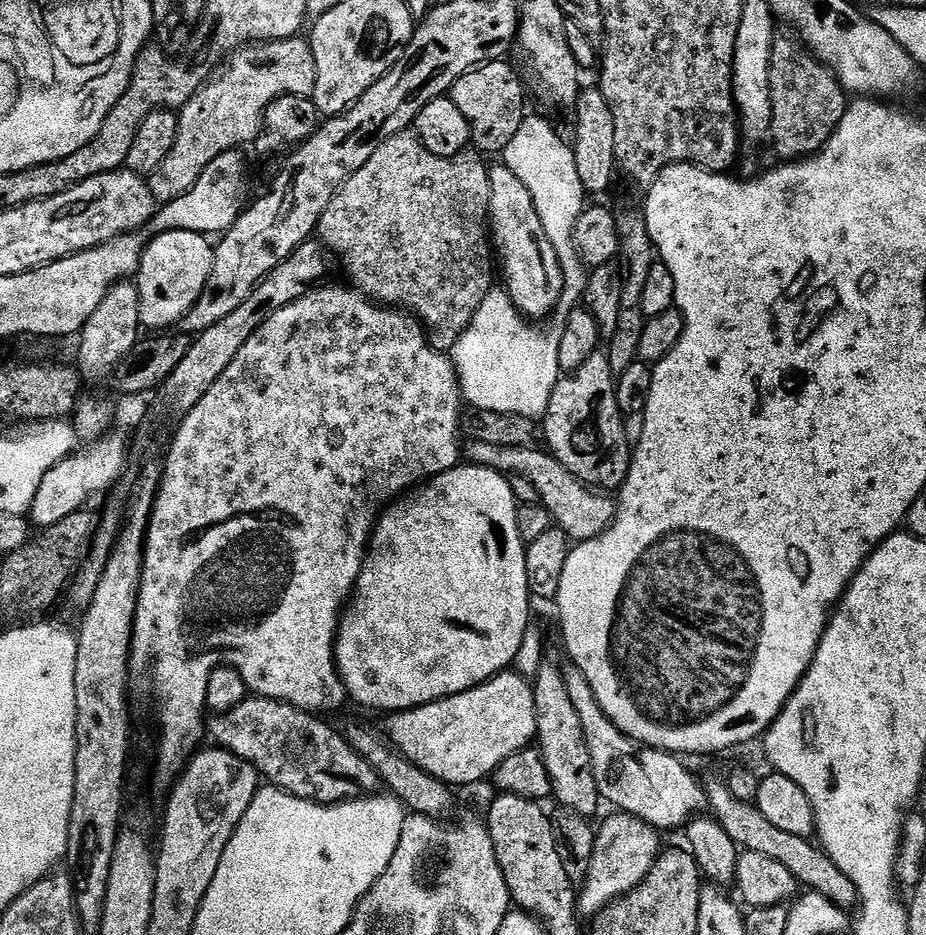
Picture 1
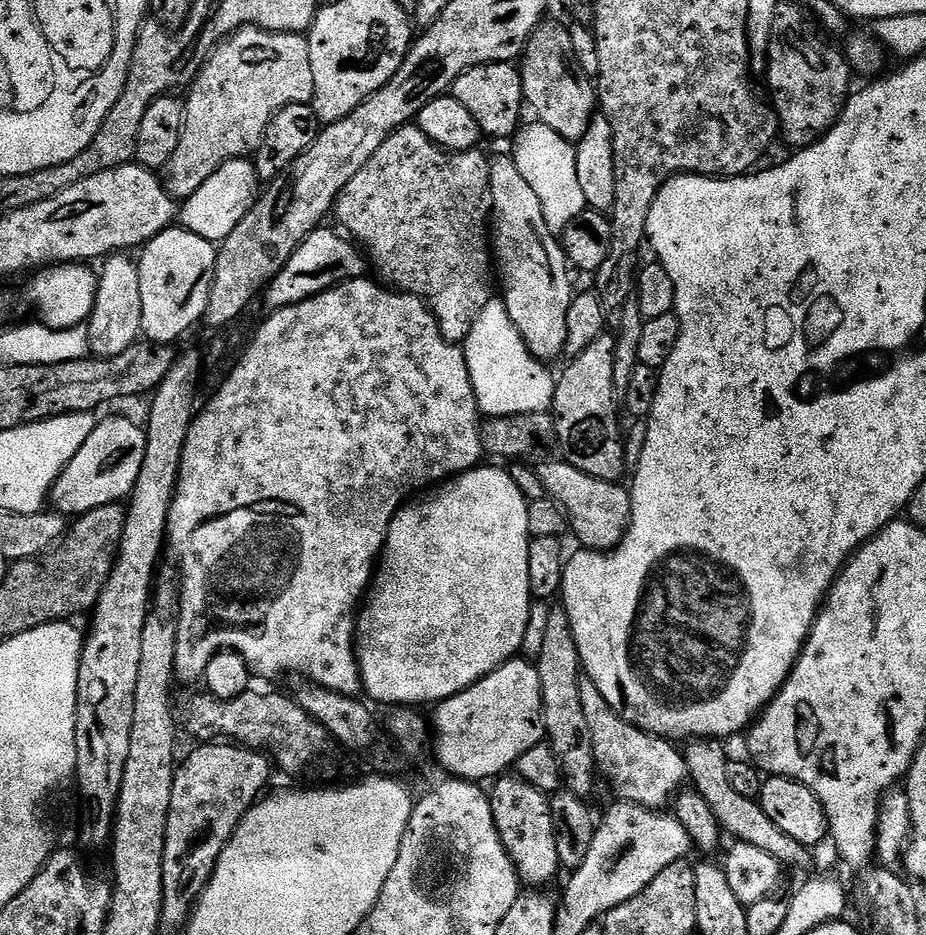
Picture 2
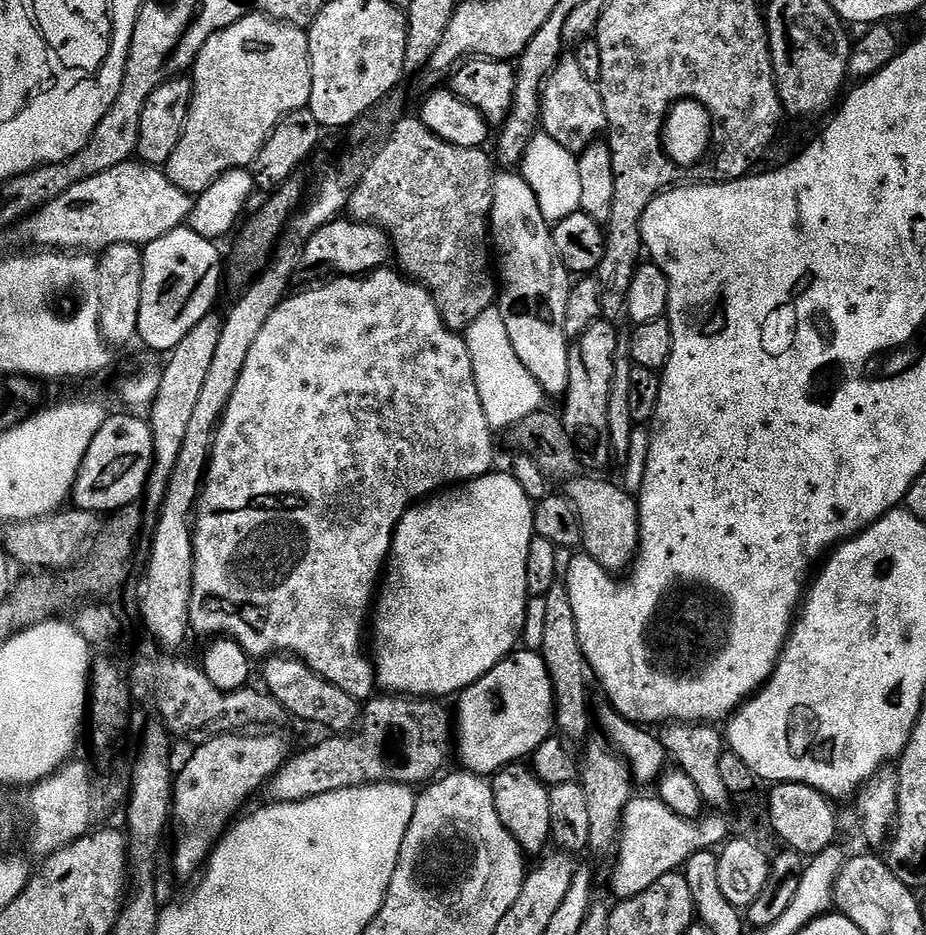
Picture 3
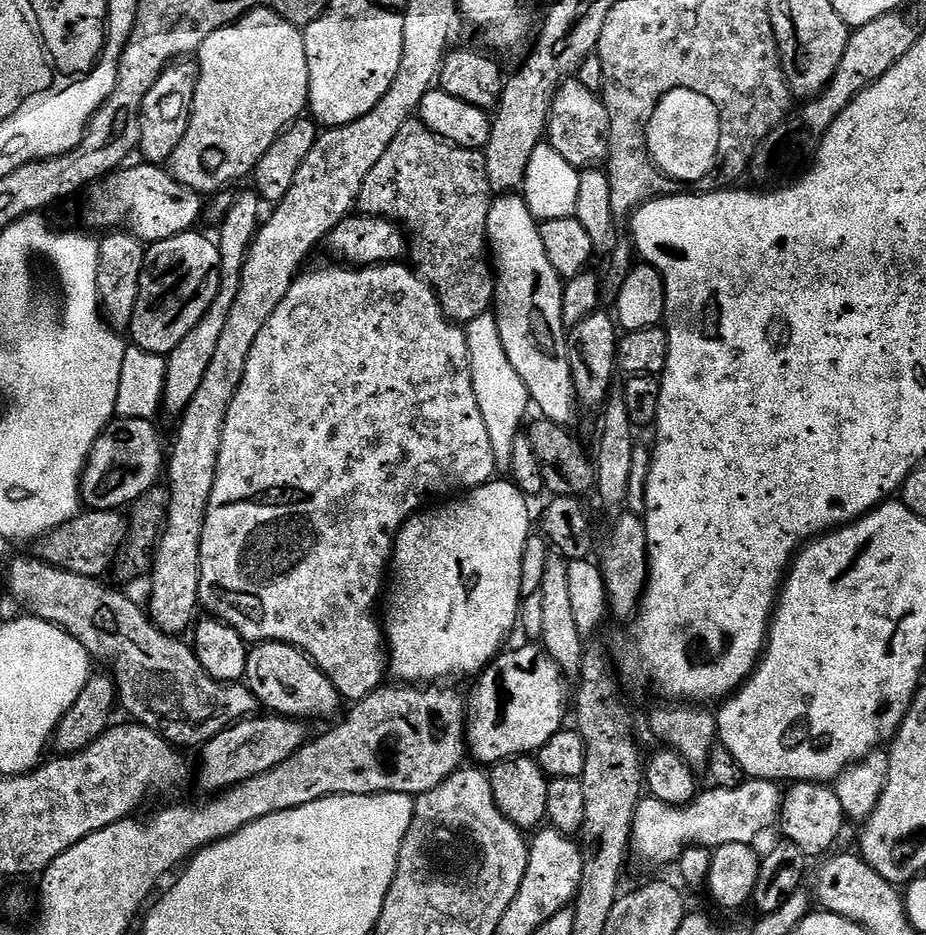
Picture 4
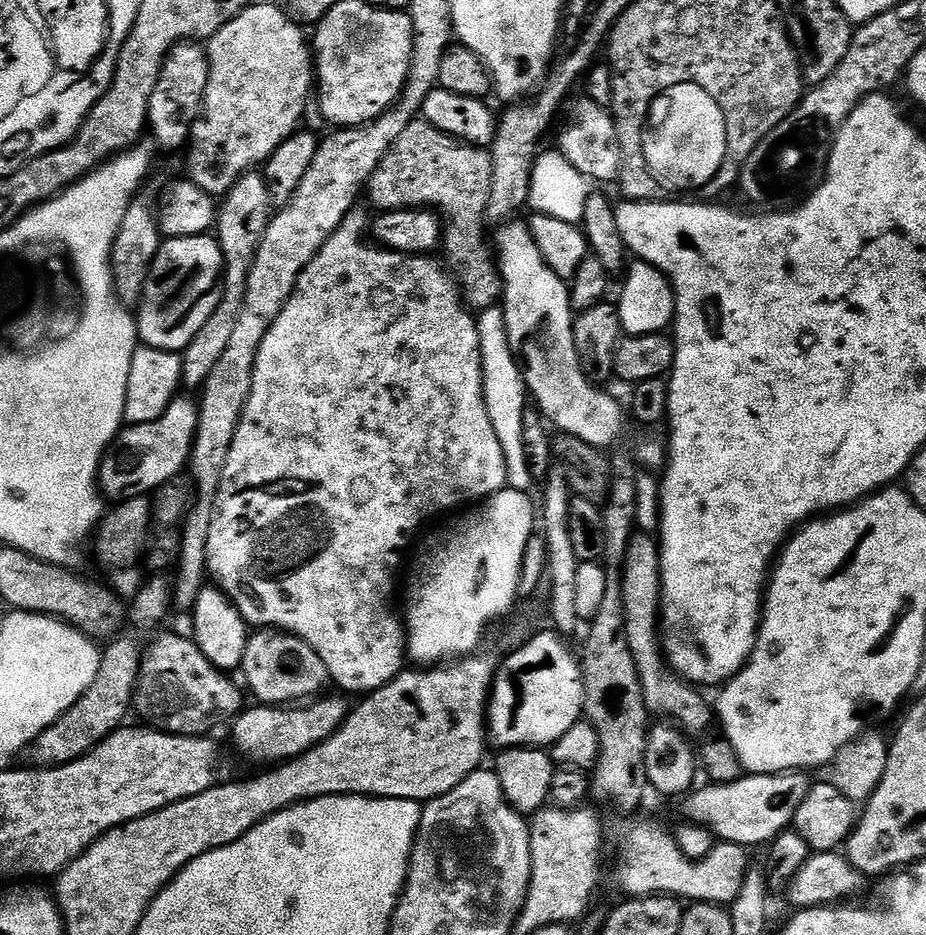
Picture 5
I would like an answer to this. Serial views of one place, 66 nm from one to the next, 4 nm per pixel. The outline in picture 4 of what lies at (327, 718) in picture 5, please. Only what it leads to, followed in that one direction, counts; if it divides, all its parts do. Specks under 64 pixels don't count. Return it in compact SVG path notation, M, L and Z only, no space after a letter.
M275 714L263 715L230 725L199 749L200 784L208 791L205 793L219 794L243 780L266 774L266 770L274 770L274 766L286 762L290 754L294 754L306 743L305 725L301 721Z

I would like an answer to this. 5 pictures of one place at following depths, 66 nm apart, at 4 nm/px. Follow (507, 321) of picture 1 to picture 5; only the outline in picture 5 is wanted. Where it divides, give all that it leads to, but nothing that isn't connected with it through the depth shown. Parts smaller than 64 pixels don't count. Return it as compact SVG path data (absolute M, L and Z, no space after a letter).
M503 307L483 309L479 313L478 323L480 326L480 357L482 358L480 369L484 371L484 401L486 410L490 414L490 422L494 426L494 434L498 434L498 442L502 442L502 454L506 454L508 487L519 492L528 492L531 484L534 484L534 477L528 467L526 448L523 445L522 424L526 409L524 373L508 341Z

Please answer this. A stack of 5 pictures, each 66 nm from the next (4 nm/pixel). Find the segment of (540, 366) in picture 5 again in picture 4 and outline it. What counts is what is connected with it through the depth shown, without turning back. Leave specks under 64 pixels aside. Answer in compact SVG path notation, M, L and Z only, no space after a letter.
M500 194L493 199L488 215L488 247L496 277L494 315L498 334L502 338L502 346L506 350L506 358L510 358L510 366L518 370L518 378L522 378L531 403L535 407L536 404L540 407L539 415L543 419L568 426L576 416L578 389L576 379L572 376L570 336L562 318L562 294L565 281L560 279L558 270L550 266L546 246L542 244L540 225L541 221L533 216L523 195Z

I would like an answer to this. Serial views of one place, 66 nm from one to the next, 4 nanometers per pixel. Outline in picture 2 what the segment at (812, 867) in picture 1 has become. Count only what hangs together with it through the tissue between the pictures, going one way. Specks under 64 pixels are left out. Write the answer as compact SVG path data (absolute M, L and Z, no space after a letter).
M693 738L683 745L682 753L689 781L693 789L702 794L709 803L721 831L727 835L729 832L733 836L733 841L758 846L758 850L766 850L766 854L770 854L770 858L774 858L785 869L810 867L813 853L798 842L794 842L794 838L786 838L786 834L782 834L782 830L778 830L778 826L774 826L774 822L766 818L756 800L744 798L730 786L726 771L730 753L720 744L723 743L716 738Z

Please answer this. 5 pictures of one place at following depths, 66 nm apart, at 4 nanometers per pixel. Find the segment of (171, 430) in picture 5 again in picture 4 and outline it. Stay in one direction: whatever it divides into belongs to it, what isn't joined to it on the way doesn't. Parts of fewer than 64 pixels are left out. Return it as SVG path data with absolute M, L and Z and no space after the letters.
M113 419L110 430L98 437L84 466L82 500L89 509L127 509L142 494L161 483L166 468L166 446L149 420Z

